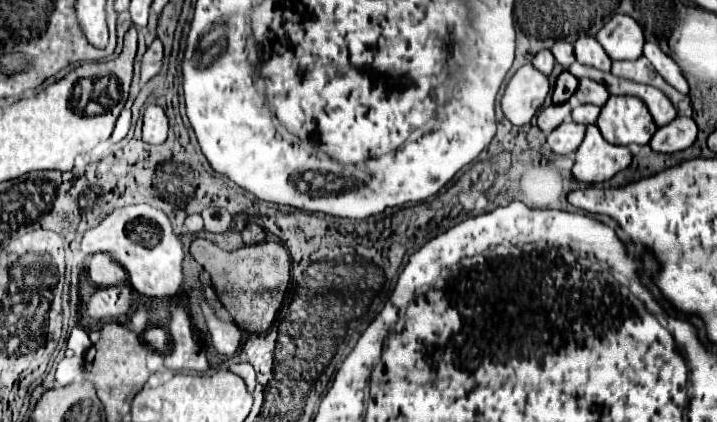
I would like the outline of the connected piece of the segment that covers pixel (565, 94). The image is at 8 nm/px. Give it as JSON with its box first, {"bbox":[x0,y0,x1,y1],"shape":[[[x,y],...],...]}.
{"bbox":[552,71,578,103],"shape":[[[564,71],[556,80],[554,97],[552,97],[554,103],[564,103],[564,101],[568,101],[568,99],[574,95],[576,87],[578,87],[578,79],[576,79],[574,75],[570,75],[568,71]]]}

